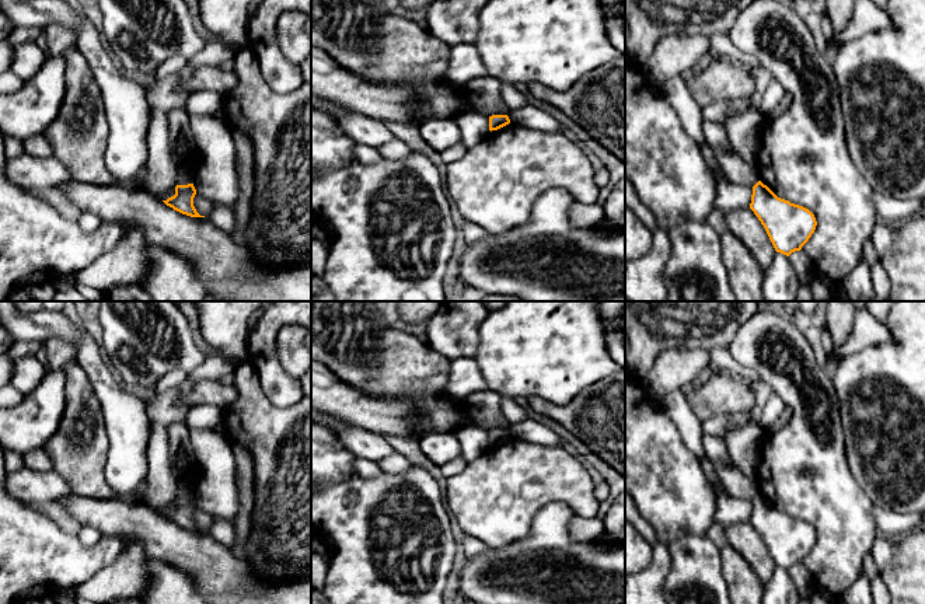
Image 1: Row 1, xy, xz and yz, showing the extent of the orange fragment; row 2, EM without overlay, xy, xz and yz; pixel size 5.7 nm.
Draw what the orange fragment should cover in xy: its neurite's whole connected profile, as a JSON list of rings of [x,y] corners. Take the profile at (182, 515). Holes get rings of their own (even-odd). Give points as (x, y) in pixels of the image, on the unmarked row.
[[[193,497],[177,499],[175,509],[163,516],[182,528],[186,528],[191,531],[205,531],[205,530],[200,530],[193,520],[195,509],[196,509],[196,503]]]

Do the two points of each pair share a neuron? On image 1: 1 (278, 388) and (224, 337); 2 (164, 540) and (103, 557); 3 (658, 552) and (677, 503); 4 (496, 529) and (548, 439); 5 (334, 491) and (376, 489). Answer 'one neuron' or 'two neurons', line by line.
1: two neurons
2: two neurons
3: two neurons
4: two neurons
5: one neuron

